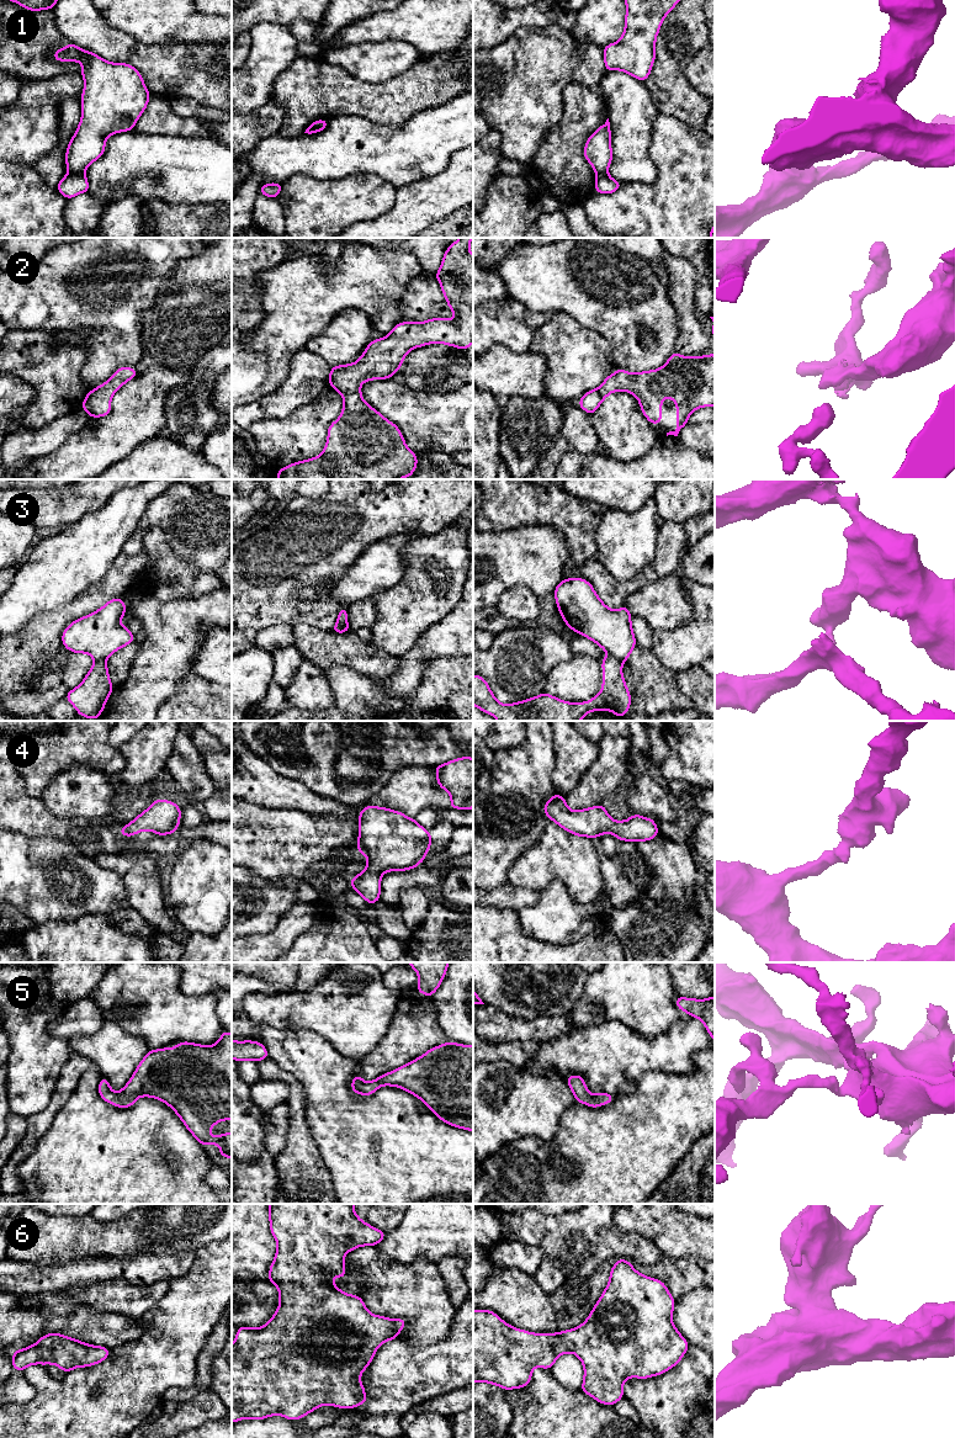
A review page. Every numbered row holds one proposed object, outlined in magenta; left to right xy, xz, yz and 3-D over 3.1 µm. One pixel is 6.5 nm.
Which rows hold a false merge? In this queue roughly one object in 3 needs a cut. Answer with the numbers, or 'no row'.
1, 3

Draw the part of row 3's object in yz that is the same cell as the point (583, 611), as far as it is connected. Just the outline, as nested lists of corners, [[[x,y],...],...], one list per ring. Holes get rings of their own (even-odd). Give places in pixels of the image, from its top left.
[[[579,577],[563,579],[555,588],[557,609],[566,625],[625,663],[637,641],[627,606],[609,609],[593,585]]]

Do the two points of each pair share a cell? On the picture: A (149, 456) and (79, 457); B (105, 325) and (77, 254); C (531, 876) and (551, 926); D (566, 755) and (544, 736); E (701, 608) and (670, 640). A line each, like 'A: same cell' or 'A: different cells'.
A: different cells
B: same cell
C: different cells
D: different cells
E: same cell

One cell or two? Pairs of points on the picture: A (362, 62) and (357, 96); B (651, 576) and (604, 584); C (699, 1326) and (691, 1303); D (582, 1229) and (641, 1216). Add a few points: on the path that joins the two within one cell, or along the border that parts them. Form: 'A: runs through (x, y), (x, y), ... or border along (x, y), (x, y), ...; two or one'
A: border along (335, 64), (367, 81), (388, 79); two
B: runs through (640, 580), (630, 587), (615, 587); one
C: runs through (699, 1320), (698, 1309); one
D: border along (613, 1216), (620, 1229), (636, 1231), (640, 1235); two

